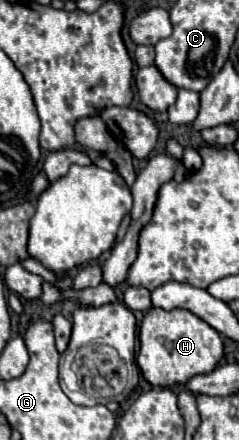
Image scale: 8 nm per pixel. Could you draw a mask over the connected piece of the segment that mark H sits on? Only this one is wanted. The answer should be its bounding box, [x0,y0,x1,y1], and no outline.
[136,308,222,388]

